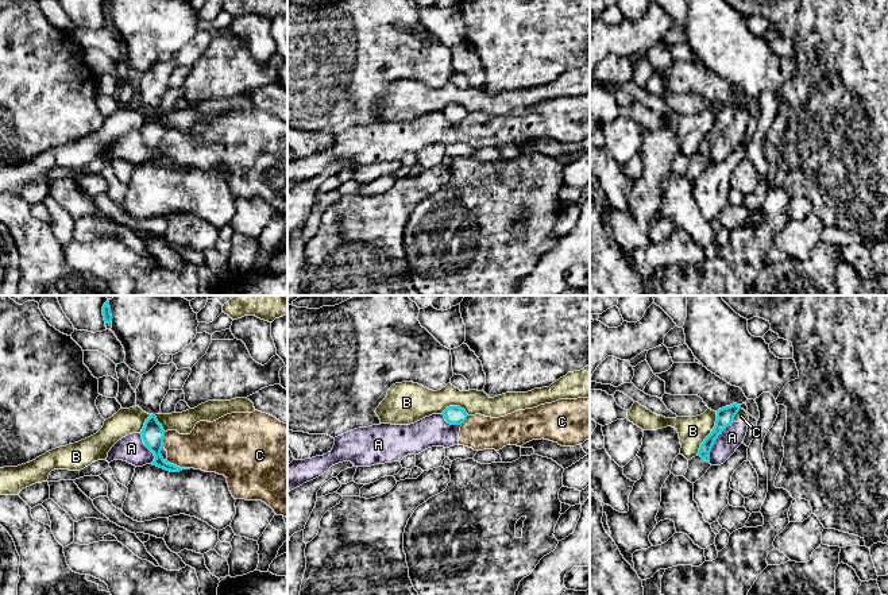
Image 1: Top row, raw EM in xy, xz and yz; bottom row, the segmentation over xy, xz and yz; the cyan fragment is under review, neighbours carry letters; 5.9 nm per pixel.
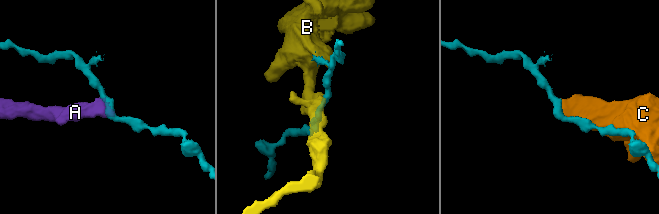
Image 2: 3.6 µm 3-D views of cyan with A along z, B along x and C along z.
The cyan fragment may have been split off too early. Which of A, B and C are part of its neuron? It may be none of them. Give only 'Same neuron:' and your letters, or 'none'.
Same neuron: none

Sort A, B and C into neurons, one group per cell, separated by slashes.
A C / B

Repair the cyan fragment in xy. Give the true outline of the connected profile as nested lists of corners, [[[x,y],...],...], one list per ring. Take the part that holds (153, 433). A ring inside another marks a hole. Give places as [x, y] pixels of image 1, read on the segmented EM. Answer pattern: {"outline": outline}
{"outline": [[[151,414],[146,420],[140,434],[142,434],[144,445],[155,456],[154,461],[151,463],[152,465],[157,465],[170,472],[179,472],[182,470],[190,470],[190,468],[181,468],[174,464],[170,464],[167,460],[162,457],[161,451],[163,448],[165,430],[154,414]]]}

